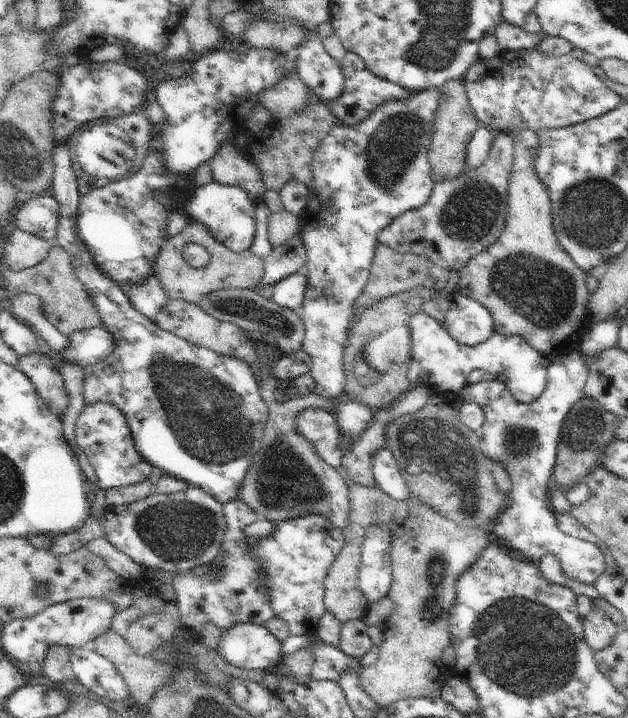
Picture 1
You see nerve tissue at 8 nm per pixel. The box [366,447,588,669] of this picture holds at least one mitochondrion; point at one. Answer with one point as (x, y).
(432, 609)

